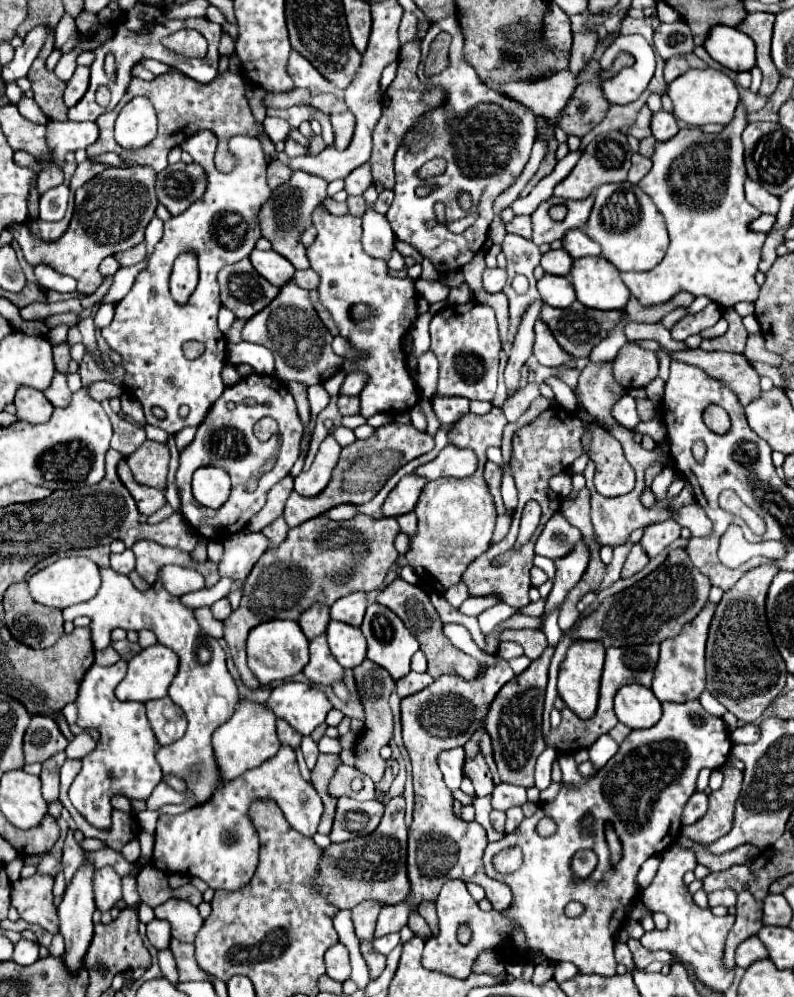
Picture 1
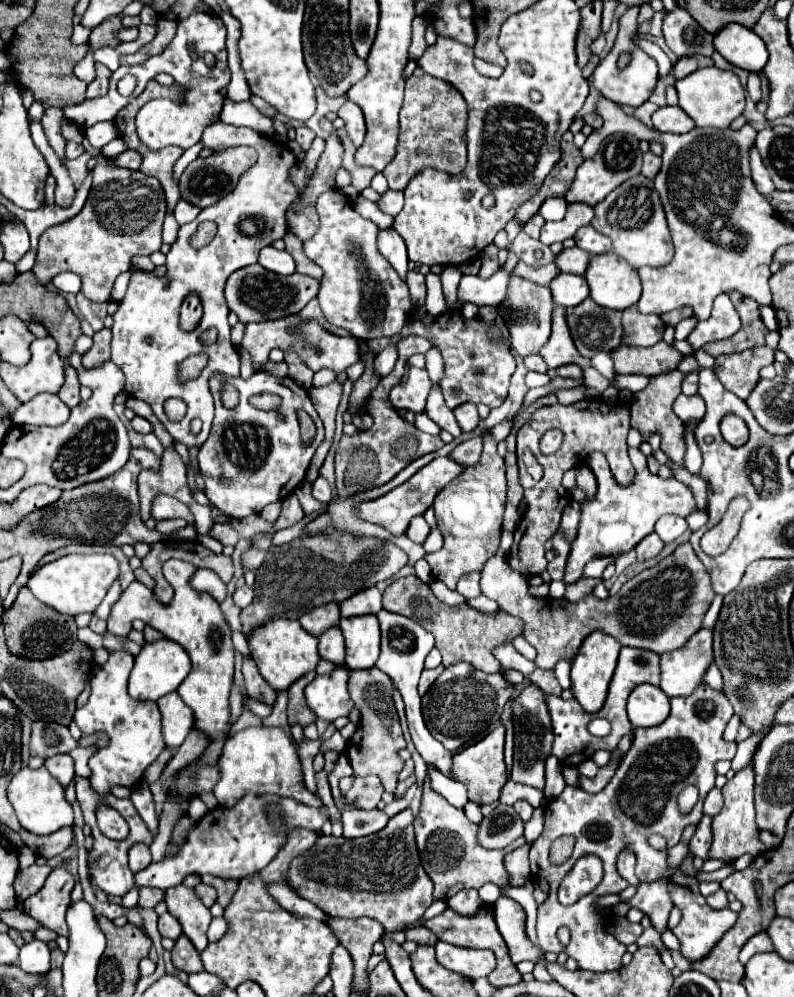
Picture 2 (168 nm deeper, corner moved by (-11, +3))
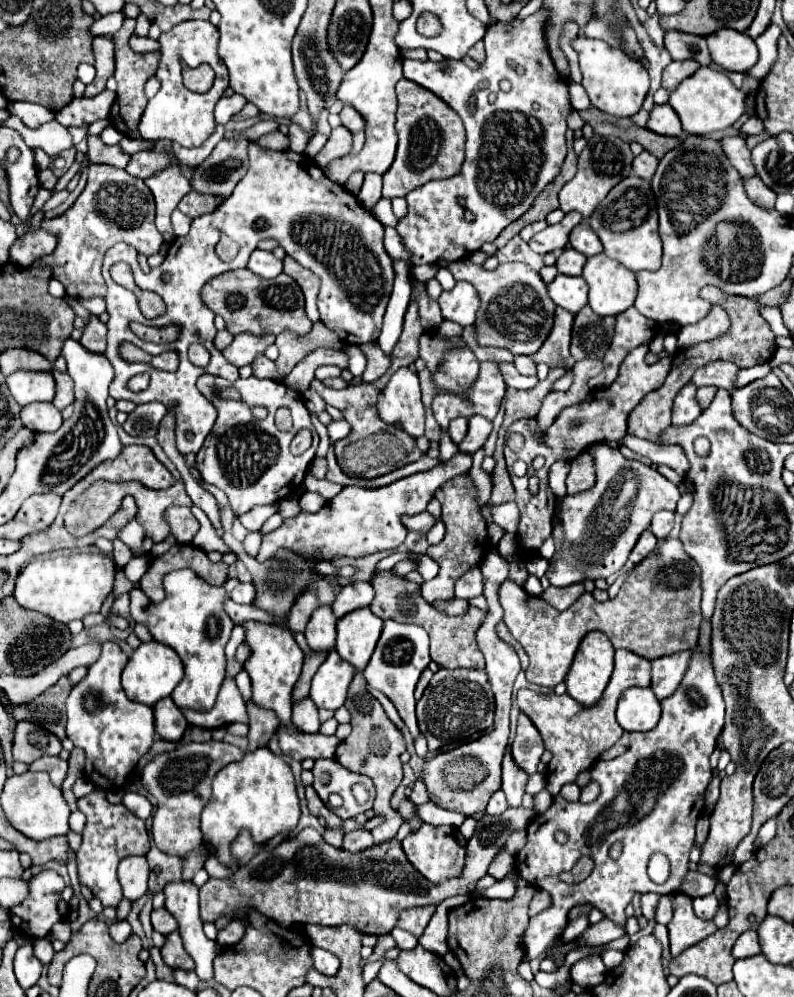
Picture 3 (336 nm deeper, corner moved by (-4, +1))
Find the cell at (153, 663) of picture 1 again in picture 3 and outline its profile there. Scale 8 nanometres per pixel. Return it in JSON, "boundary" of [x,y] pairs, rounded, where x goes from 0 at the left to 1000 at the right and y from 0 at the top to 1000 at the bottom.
{"boundary":[[[189,643],[189,645],[179,645],[164,659],[161,667],[154,673],[154,689],[166,703],[194,707],[196,703],[212,699],[219,693],[219,689],[229,683],[229,679],[232,679],[232,669],[222,653],[199,643]]]}

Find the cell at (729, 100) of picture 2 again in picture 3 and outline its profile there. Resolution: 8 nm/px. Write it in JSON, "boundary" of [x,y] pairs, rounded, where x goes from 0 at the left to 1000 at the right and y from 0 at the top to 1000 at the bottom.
{"boundary":[[[882,67],[869,79],[861,79],[849,93],[844,93],[846,109],[859,121],[859,129],[866,135],[889,135],[922,127],[935,115],[950,115],[950,109],[940,105],[940,91],[927,89],[922,81],[894,67]]]}

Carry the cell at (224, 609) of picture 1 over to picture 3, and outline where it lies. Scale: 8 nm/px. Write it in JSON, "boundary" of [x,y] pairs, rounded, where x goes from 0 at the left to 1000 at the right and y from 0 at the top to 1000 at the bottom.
{"boundary":[[[300,585],[295,589],[295,593],[290,595],[290,599],[297,605],[317,605],[322,599],[322,589],[320,589],[320,585]]]}

